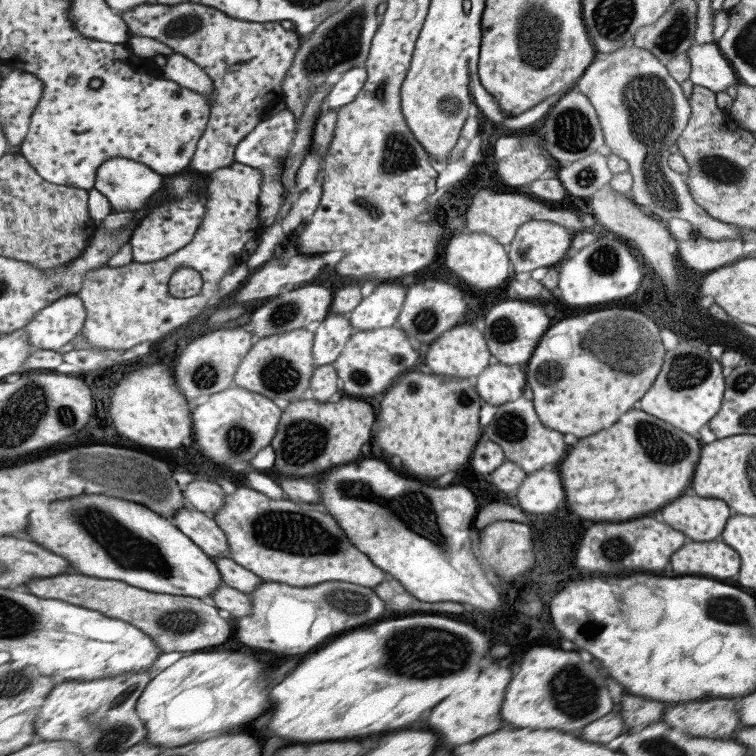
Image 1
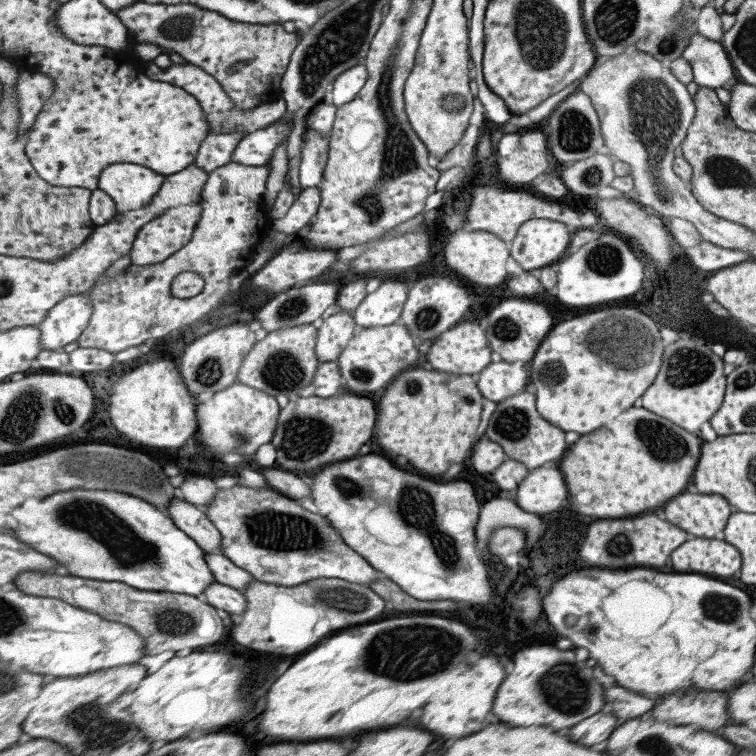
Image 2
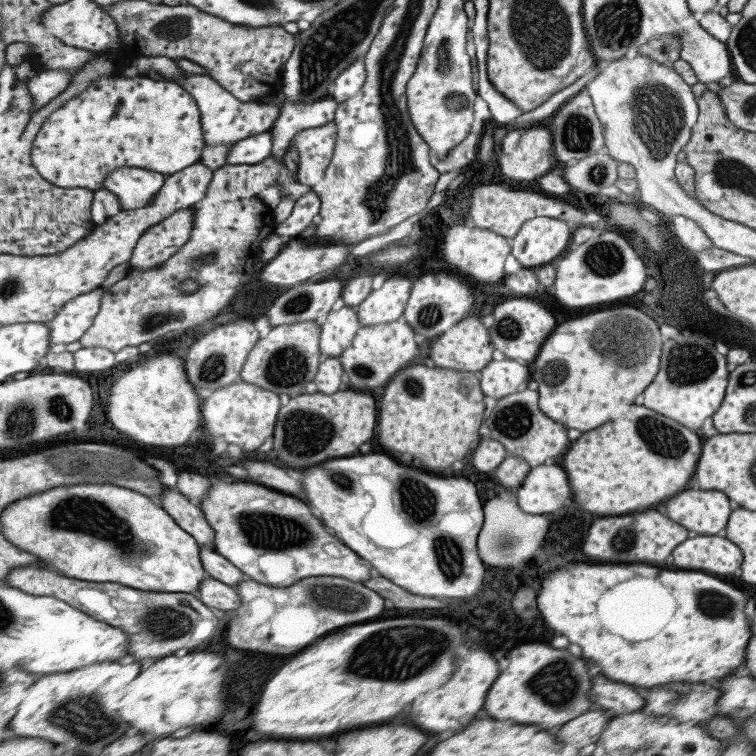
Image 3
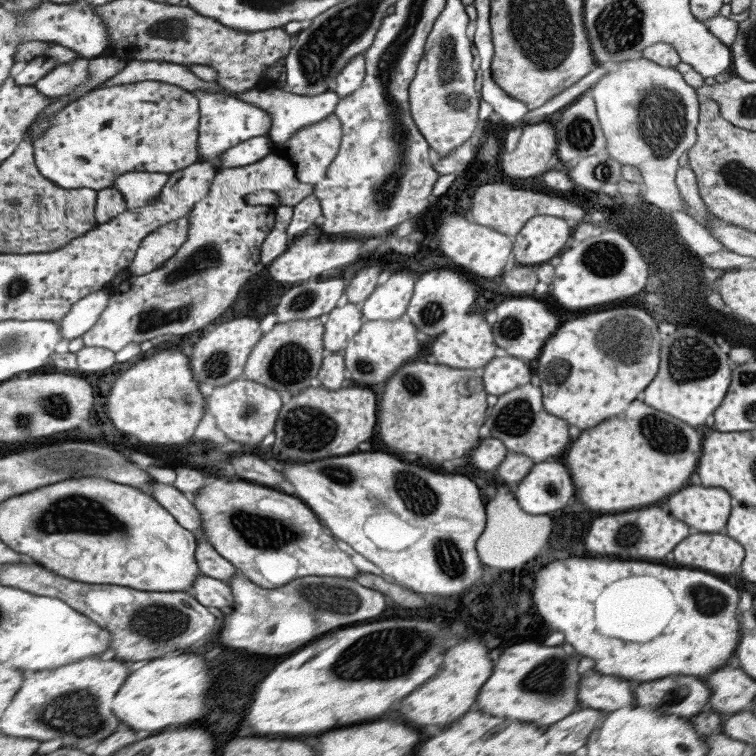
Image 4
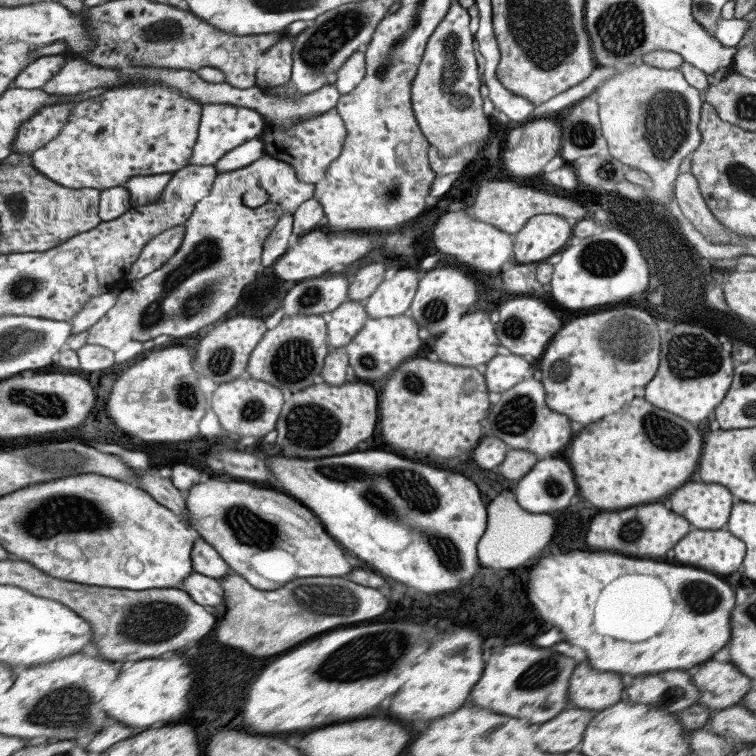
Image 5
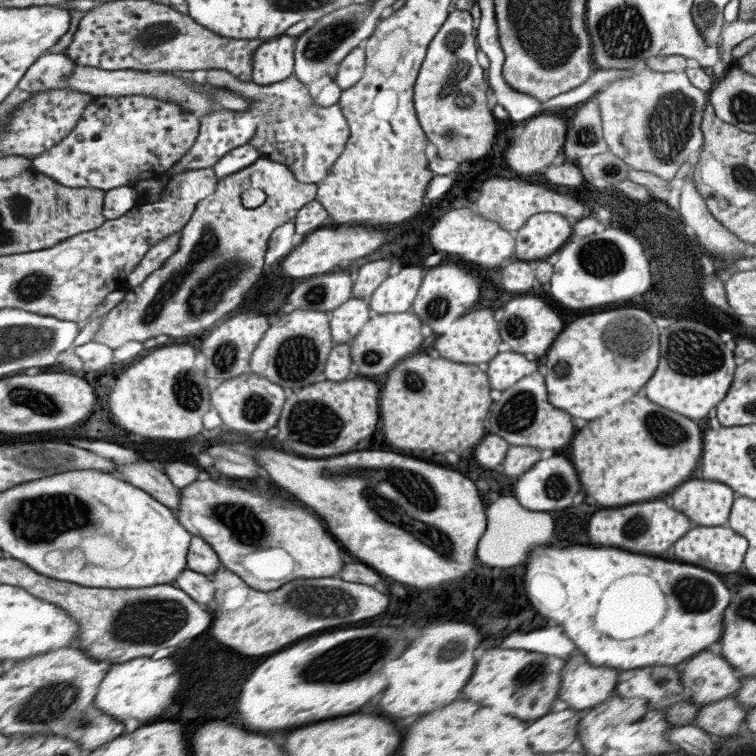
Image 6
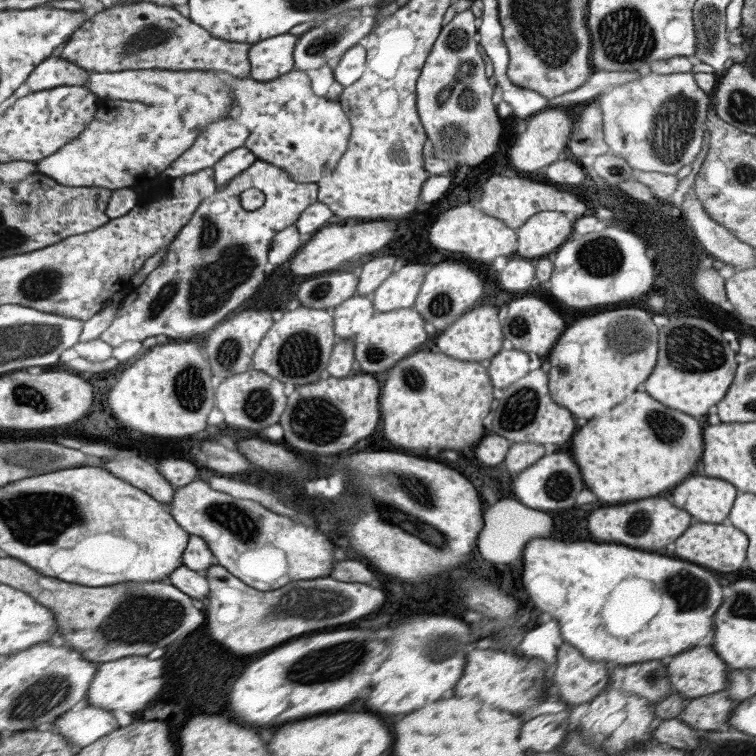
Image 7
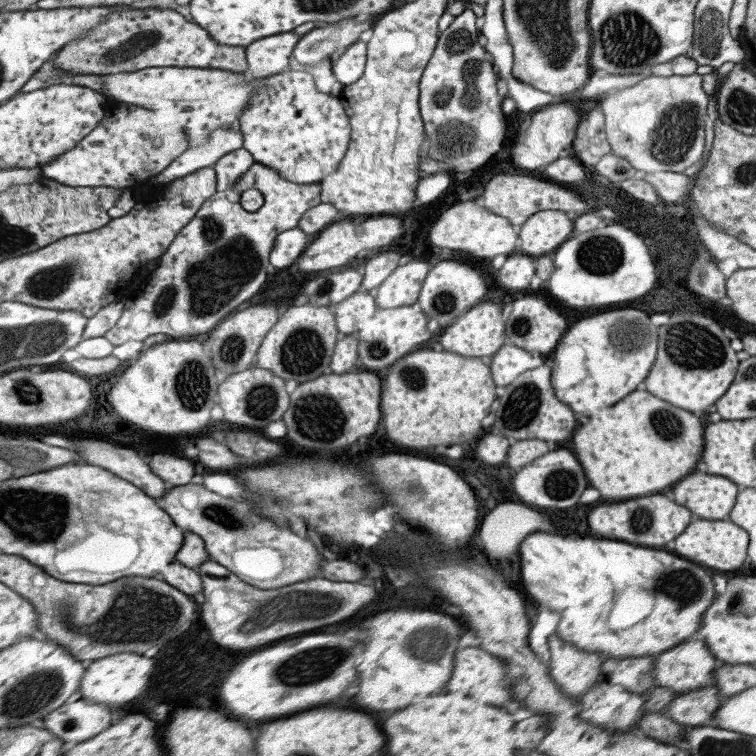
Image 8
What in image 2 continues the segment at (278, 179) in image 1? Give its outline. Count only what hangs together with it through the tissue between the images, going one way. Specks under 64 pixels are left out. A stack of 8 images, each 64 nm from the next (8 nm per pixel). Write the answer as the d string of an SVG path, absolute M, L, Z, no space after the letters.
M284 118L269 124L262 130L245 135L235 148L232 162L247 166L267 166L273 160L277 146L285 144L292 126Z

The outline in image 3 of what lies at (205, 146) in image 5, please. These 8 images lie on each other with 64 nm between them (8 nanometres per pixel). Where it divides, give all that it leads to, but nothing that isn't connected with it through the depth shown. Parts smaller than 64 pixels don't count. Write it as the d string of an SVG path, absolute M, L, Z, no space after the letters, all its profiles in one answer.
M187 73L187 77L173 81L176 84L181 84L183 88L187 89L187 92L190 92L198 100L207 145L235 144L250 136L270 131L281 116L281 105L277 105L277 103L243 102L243 100L233 96L211 75Z

